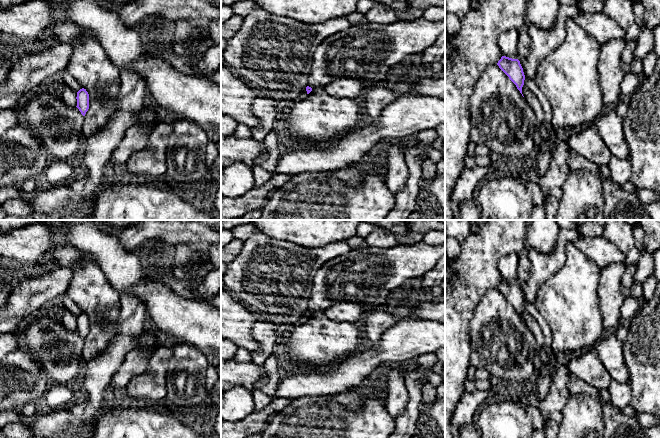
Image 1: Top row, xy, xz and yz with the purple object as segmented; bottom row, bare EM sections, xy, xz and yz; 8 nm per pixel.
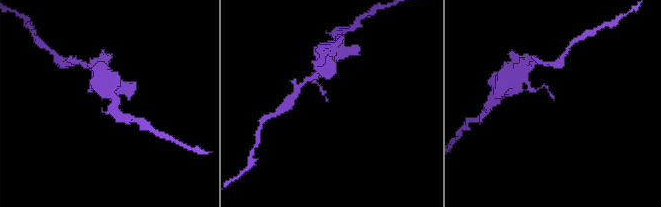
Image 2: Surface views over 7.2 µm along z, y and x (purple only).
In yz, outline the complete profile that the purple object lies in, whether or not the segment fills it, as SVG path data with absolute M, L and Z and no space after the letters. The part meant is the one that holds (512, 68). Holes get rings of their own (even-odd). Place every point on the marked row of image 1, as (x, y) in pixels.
M502 56L497 65L516 85L517 89L522 94L522 87L524 85L525 75L520 61L518 59L512 59L506 56Z

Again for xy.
M82 88L77 92L77 108L81 112L83 116L85 116L86 112L89 109L89 94L86 89Z

